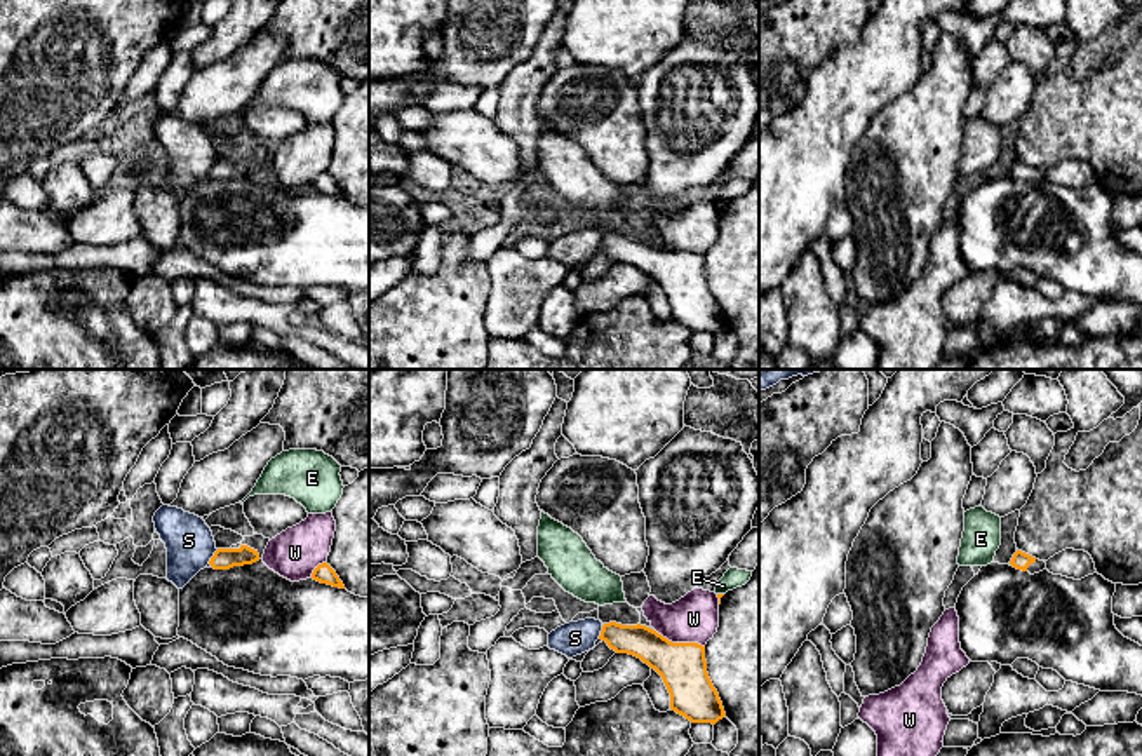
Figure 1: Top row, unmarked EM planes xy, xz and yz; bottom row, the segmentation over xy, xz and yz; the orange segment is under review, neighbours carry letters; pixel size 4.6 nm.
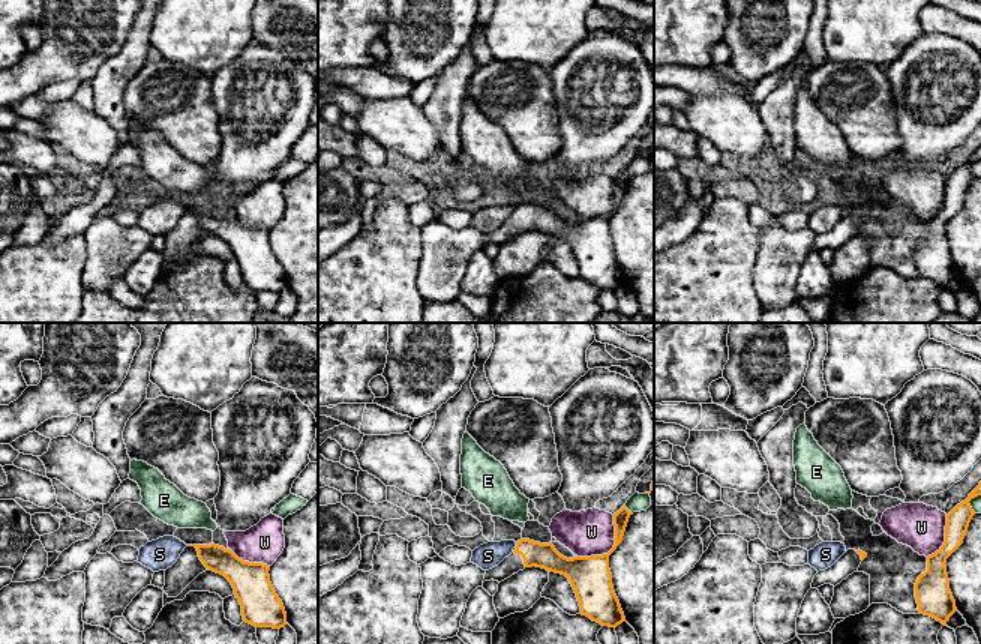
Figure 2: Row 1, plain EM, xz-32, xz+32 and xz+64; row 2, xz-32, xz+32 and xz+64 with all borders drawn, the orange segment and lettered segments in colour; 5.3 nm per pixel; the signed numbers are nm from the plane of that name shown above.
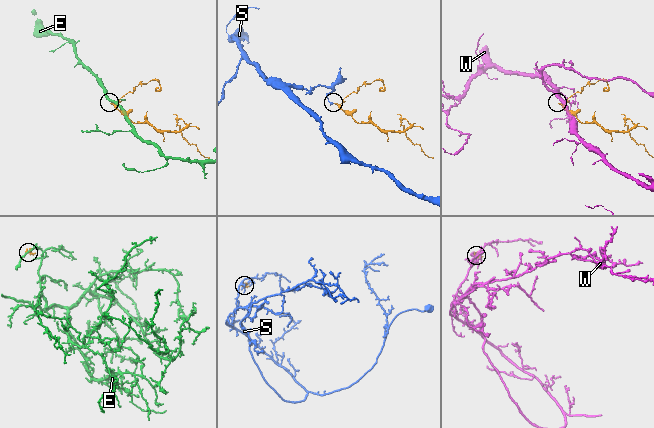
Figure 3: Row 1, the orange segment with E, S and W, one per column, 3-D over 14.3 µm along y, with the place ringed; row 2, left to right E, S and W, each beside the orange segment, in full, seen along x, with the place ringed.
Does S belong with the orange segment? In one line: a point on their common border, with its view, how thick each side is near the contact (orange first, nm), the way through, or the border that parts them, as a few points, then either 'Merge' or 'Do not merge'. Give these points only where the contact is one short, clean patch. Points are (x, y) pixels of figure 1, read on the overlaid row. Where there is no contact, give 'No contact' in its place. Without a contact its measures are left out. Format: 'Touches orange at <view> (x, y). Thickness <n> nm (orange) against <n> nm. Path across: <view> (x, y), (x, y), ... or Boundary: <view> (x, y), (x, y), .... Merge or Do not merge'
Touches orange at xy (213, 556). Thickness 100 nm (orange) against 220 nm. Boundary: xy (218, 549), (208, 563). Do not merge

